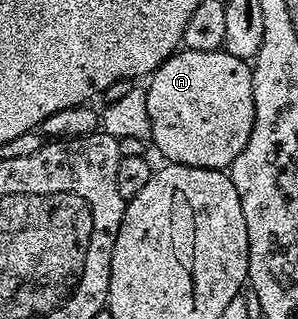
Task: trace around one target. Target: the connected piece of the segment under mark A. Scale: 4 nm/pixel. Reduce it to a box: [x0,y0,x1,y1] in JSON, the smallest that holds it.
[145,50,254,169]

